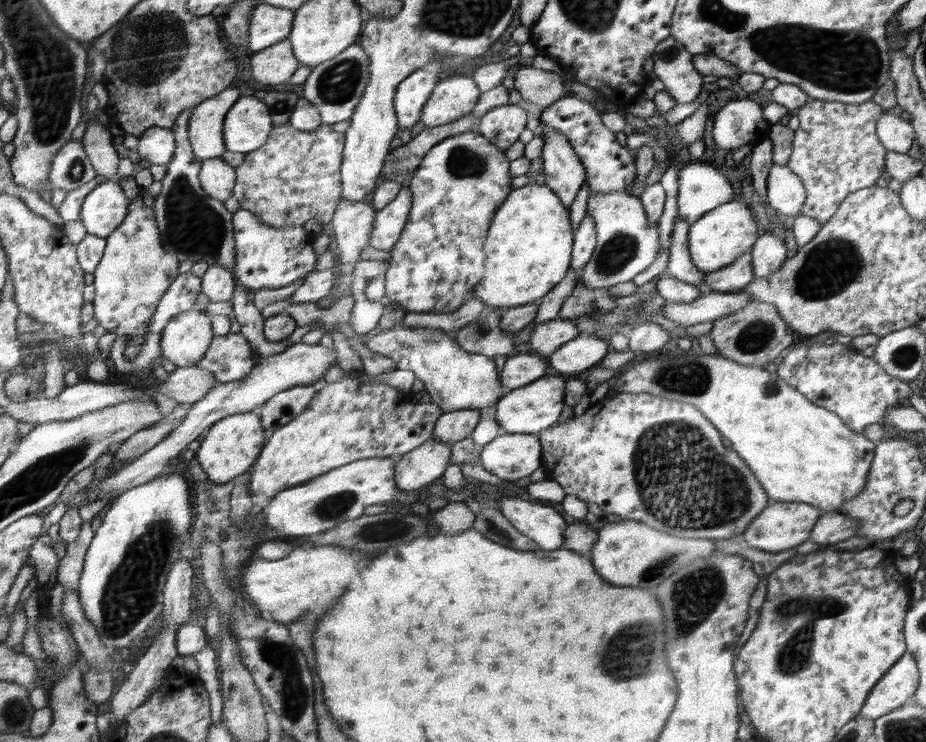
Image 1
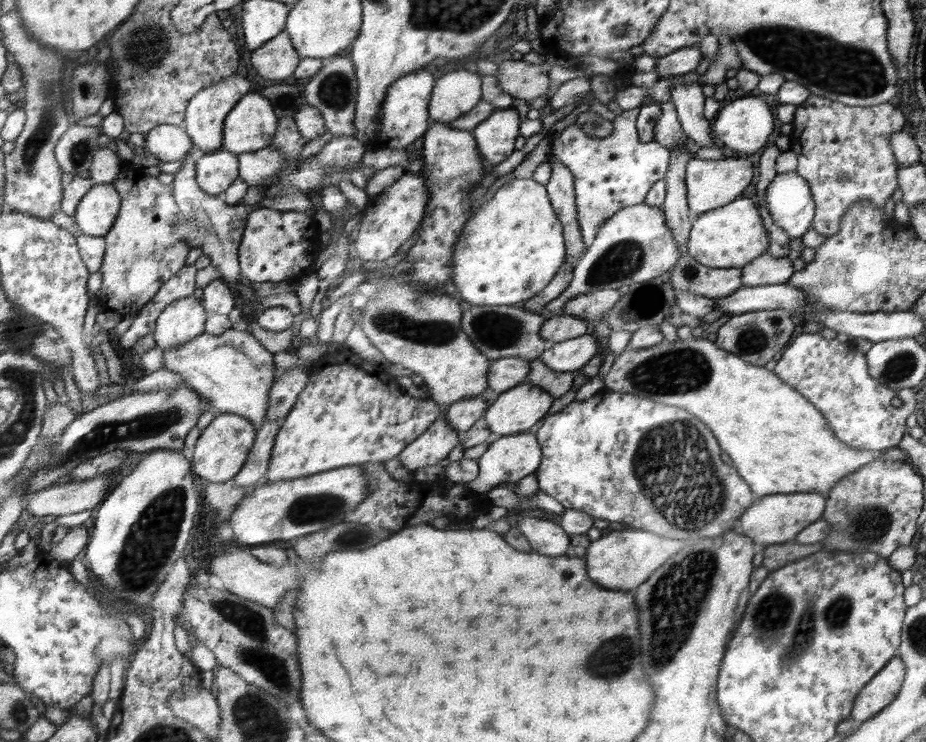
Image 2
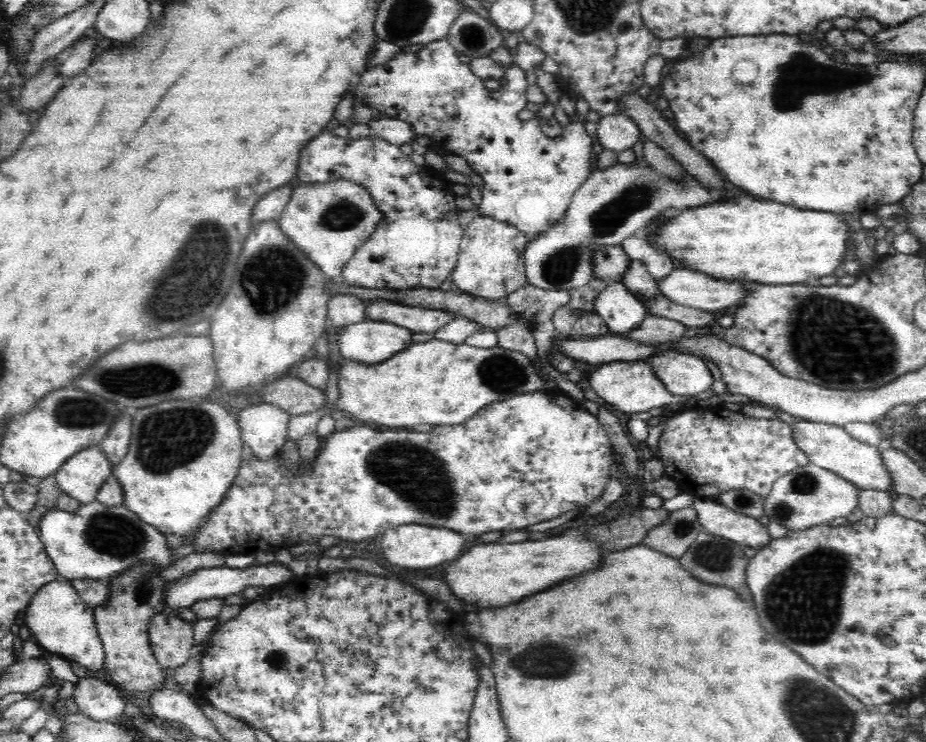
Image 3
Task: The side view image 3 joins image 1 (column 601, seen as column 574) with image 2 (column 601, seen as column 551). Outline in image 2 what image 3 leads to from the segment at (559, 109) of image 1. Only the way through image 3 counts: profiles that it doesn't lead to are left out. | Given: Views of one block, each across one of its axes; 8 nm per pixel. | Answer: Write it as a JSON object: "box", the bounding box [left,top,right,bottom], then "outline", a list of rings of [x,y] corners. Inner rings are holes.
{"box":[549,107,672,248],"outline":[[[631,107],[620,115],[614,115],[612,133],[606,137],[588,136],[575,122],[558,137],[551,138],[549,158],[566,164],[576,178],[577,216],[586,248],[609,219],[624,207],[644,203],[650,187],[668,174],[672,152],[658,141],[640,141],[636,128],[638,112],[639,107]]]}

